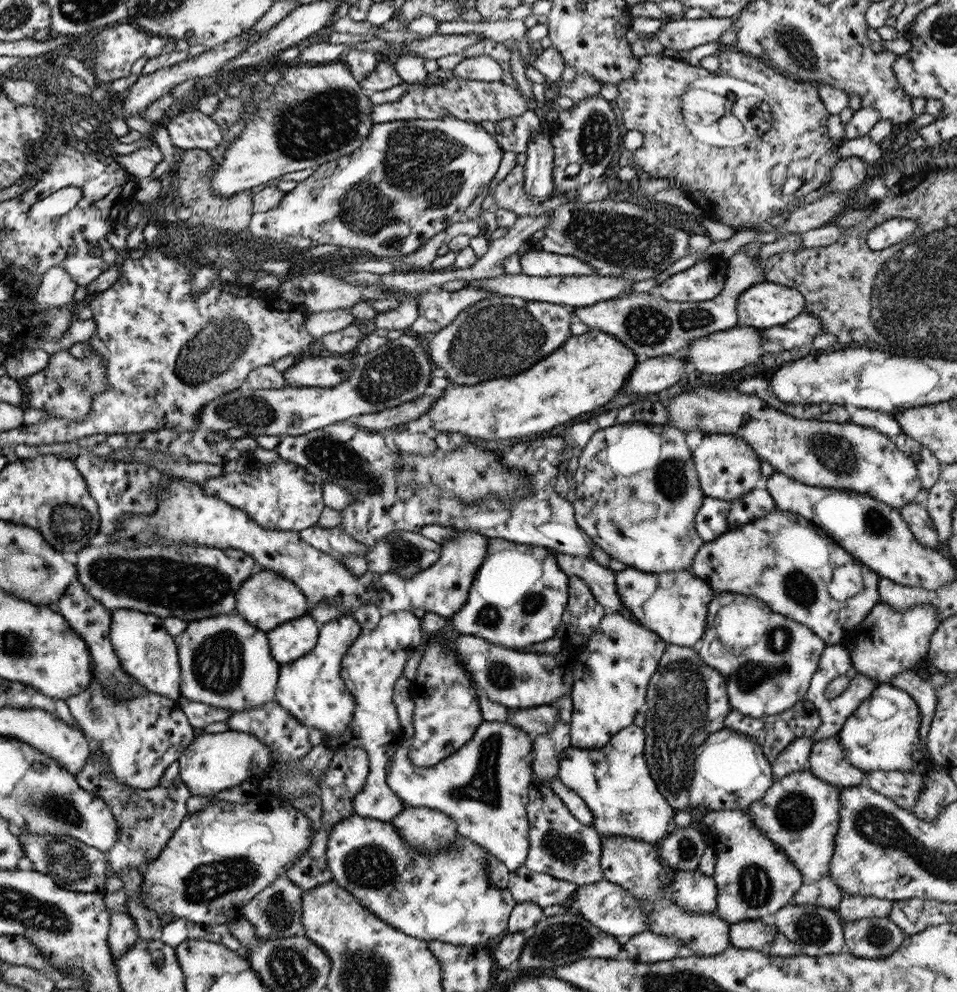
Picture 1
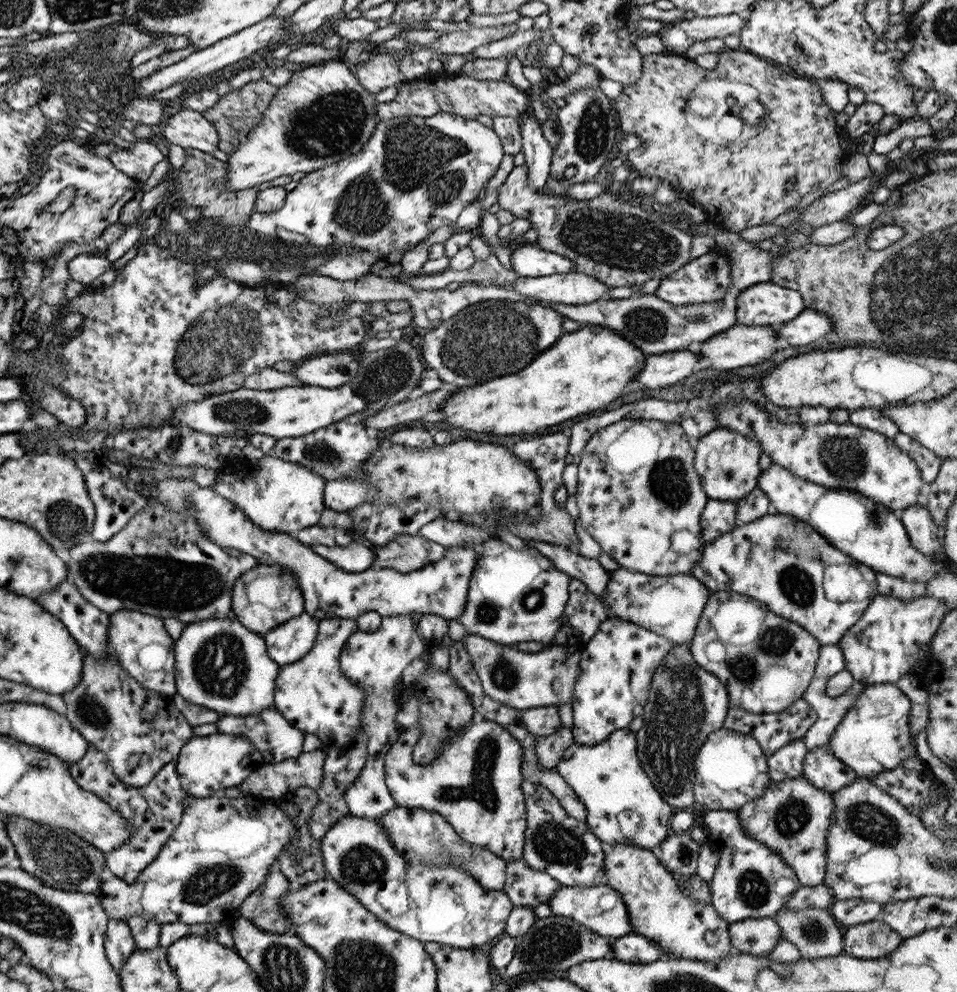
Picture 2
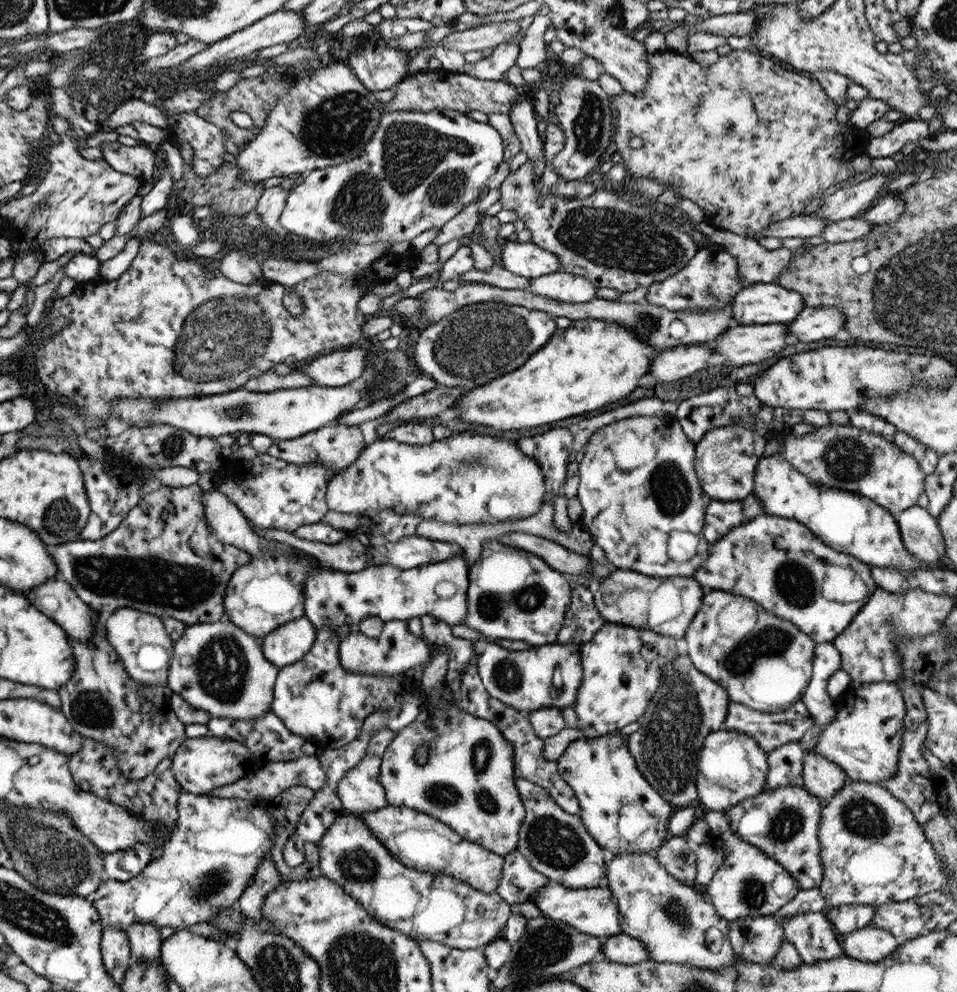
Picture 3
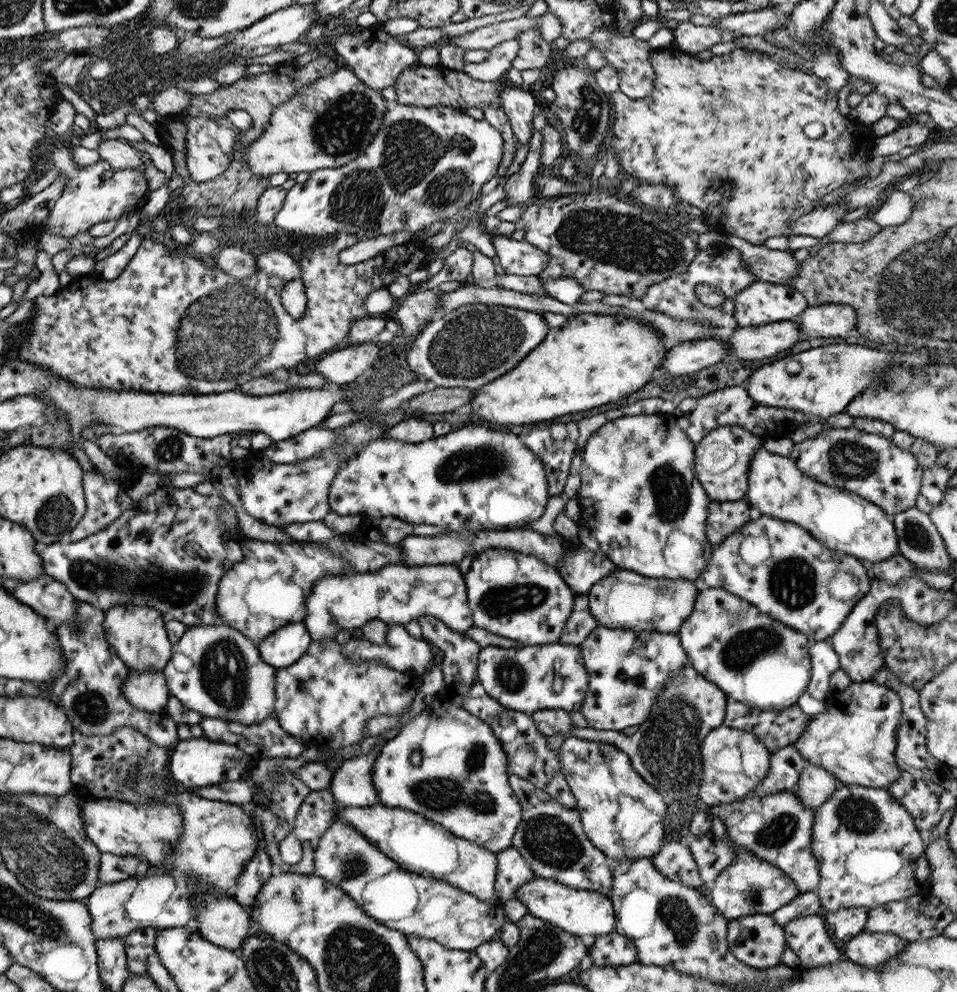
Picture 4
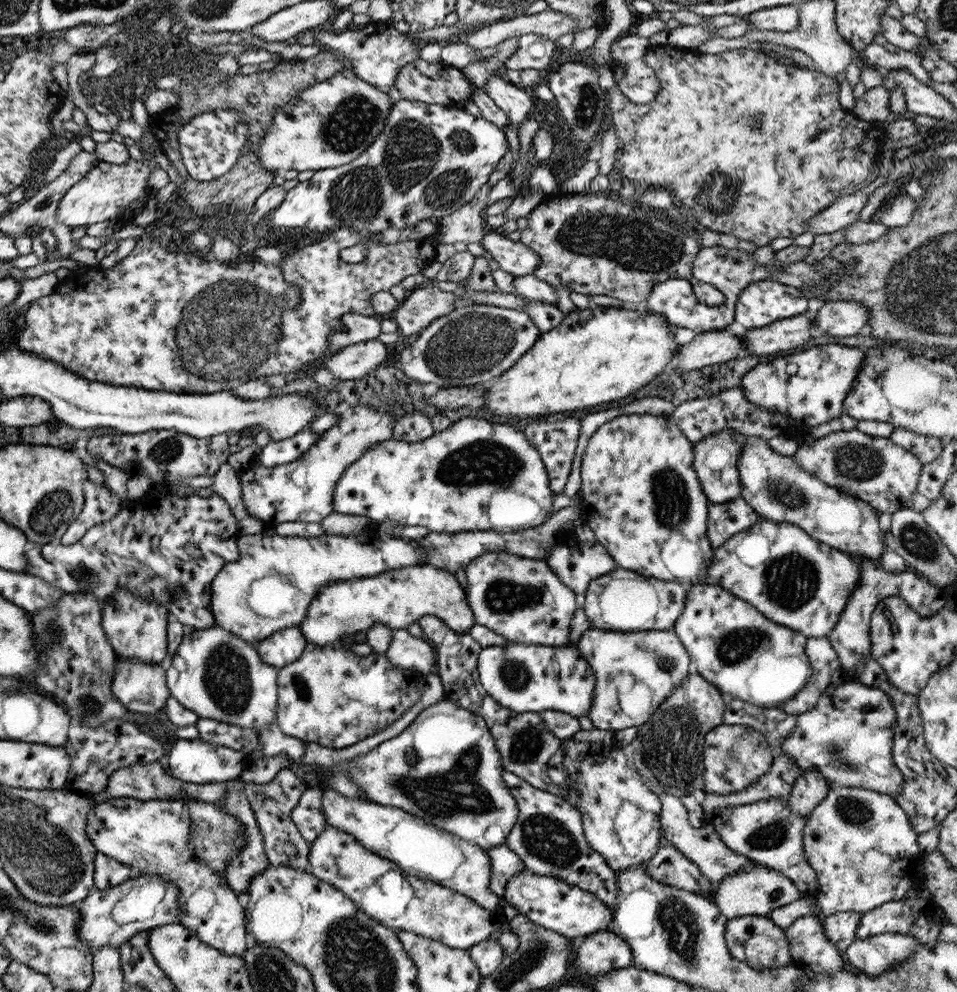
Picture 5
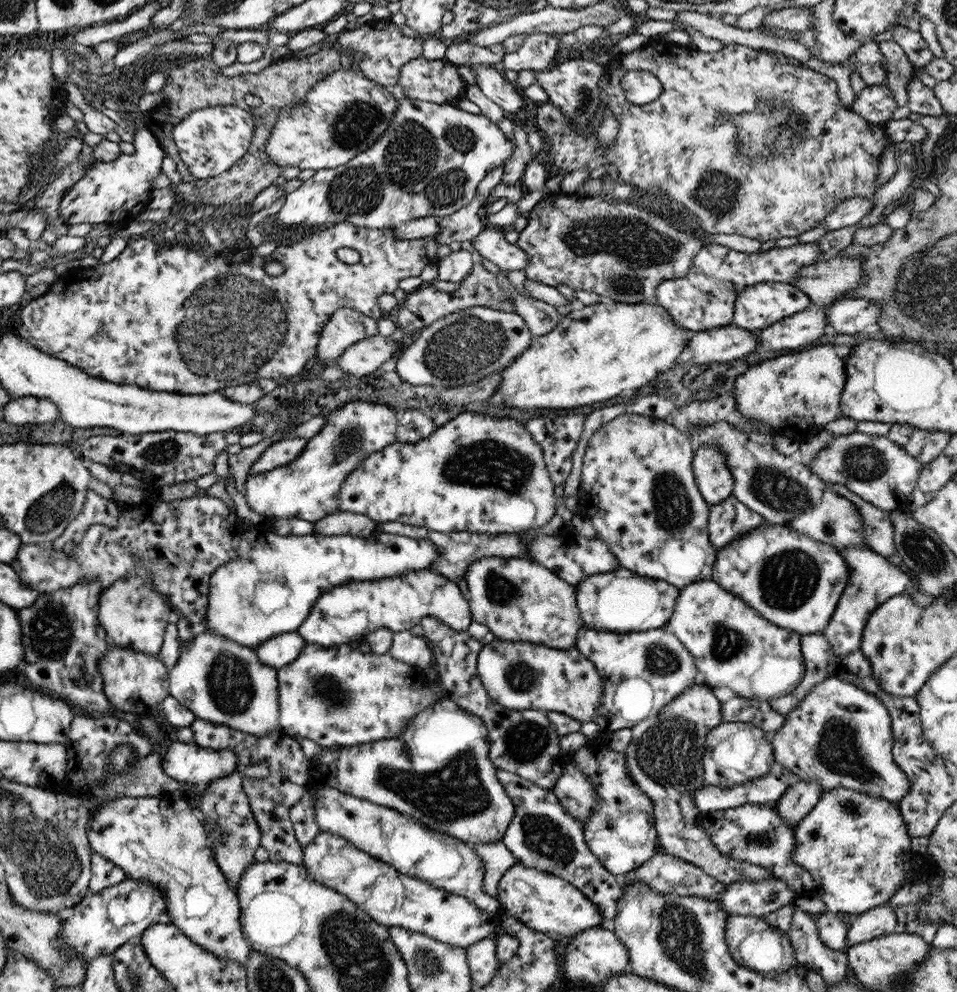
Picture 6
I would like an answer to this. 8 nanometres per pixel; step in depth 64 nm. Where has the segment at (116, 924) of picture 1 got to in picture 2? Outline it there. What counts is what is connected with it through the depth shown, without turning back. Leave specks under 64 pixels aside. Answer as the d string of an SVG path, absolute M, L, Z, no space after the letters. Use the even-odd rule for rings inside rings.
M108 920L103 949L105 949L106 959L109 960L109 967L118 976L121 965L125 964L126 957L135 950L135 943L127 927L127 921Z

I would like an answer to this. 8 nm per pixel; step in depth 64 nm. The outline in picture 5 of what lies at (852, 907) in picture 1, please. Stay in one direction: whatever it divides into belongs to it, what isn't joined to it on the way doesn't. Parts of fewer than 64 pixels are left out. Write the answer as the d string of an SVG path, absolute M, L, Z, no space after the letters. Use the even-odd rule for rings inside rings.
M846 911L835 912L827 917L820 916L825 939L833 944L839 952L844 952L847 946L855 940L855 928L861 920L861 913Z

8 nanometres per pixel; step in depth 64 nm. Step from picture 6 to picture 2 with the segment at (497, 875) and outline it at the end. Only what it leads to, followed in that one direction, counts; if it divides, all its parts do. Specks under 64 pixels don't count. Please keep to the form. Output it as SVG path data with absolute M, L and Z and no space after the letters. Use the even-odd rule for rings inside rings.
M522 857L506 862L505 882L501 890L509 898L512 907L533 907L546 904L550 896L563 887L543 871L529 868Z

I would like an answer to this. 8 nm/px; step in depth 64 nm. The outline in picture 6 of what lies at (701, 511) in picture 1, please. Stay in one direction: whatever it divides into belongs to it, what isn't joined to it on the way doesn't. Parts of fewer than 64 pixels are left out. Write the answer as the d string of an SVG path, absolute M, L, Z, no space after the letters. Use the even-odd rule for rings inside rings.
M733 496L709 505L708 509L706 529L709 542L716 550L765 522L756 512L735 501Z

